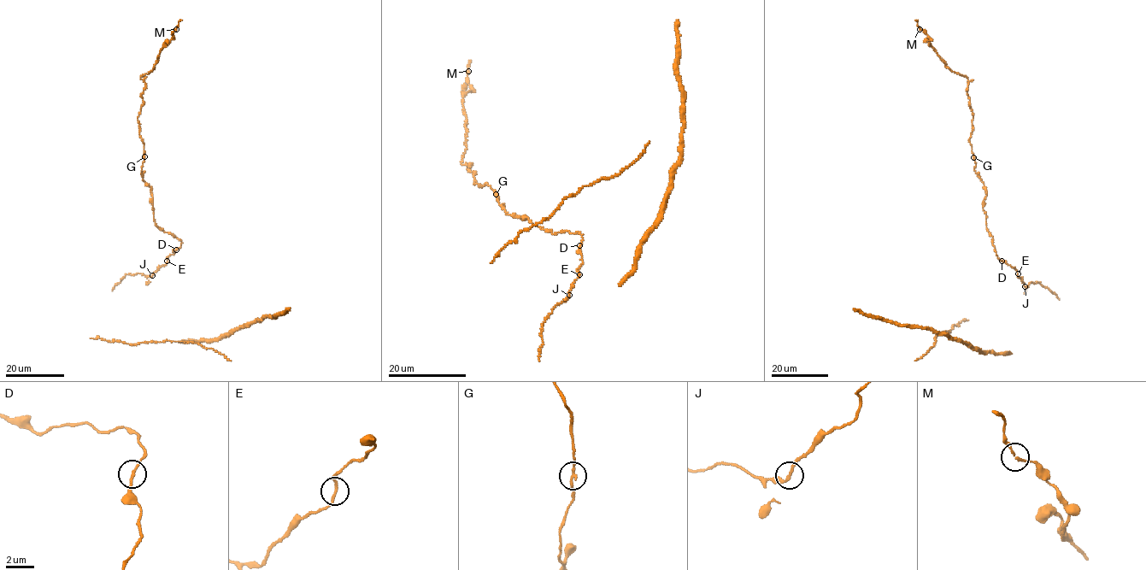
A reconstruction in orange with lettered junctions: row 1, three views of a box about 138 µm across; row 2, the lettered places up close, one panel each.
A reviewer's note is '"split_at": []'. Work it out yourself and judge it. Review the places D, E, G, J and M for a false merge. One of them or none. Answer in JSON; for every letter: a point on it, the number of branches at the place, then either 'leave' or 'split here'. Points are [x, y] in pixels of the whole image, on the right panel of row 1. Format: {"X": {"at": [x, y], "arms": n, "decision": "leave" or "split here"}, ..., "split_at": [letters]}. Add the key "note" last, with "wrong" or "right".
{"D": {"at": [1002, 261], "arms": 2, "decision": "leave"}, "E": {"at": [1018, 273], "arms": 2, "decision": "leave"}, "G": {"at": [973, 157], "arms": 2, "decision": "leave"}, "J": {"at": [1025, 286], "arms": 2, "decision": "leave"}, "M": {"at": [919, 29], "arms": 2, "decision": "leave"}, "split_at": [], "note": "right"}

